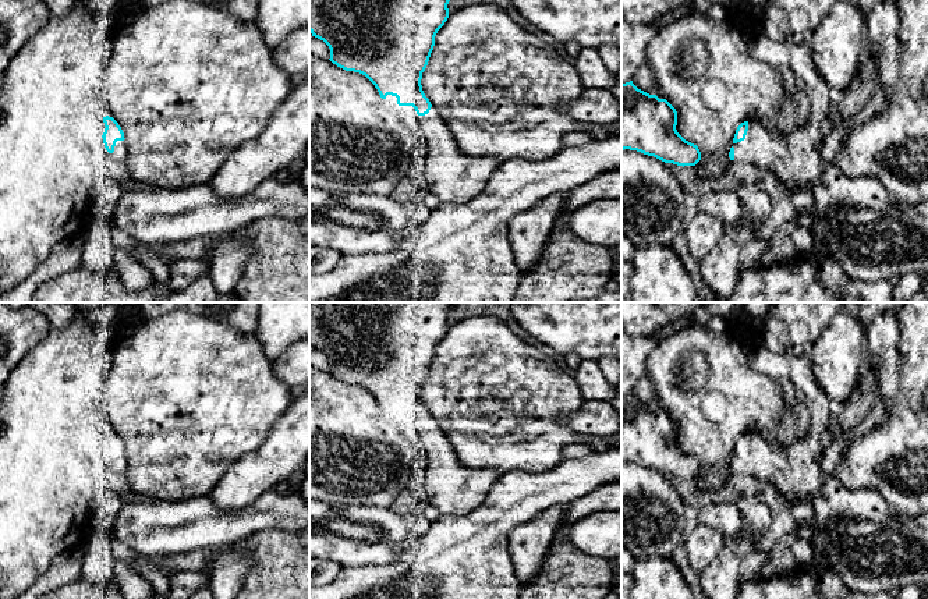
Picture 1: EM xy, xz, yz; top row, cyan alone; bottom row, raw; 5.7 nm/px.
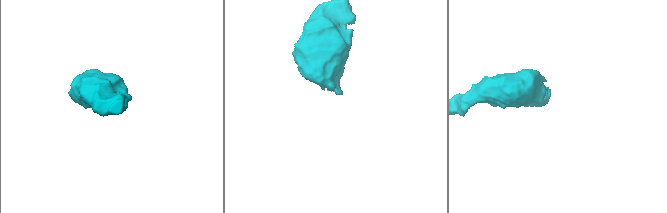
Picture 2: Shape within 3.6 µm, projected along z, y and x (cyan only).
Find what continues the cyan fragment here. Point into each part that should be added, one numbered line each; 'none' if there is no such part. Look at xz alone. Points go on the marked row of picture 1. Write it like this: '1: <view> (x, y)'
1: xz (453, 177)

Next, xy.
1: xy (120, 149)

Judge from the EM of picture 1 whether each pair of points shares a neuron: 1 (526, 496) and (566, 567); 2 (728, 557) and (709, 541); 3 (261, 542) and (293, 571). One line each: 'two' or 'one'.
1: two
2: two
3: one

